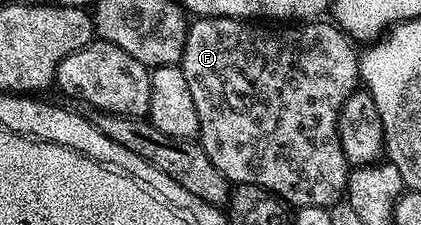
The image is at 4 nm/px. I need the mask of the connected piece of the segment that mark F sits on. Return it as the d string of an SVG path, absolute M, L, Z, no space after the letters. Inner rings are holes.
M201 16L190 21L181 61L185 82L189 82L189 91L193 94L193 106L197 106L197 118L199 119L197 140L202 144L205 154L211 159L213 166L217 166L217 170L221 170L221 174L225 174L228 182L234 182L236 185L256 184L257 187L267 191L264 193L270 194L296 209L330 209L344 199L347 190L349 165L341 150L339 111L342 109L343 103L360 87L360 53L342 28L331 22L322 24L323 22L322 19L316 18L310 22L296 23L294 26L264 26L262 23L237 16Z

